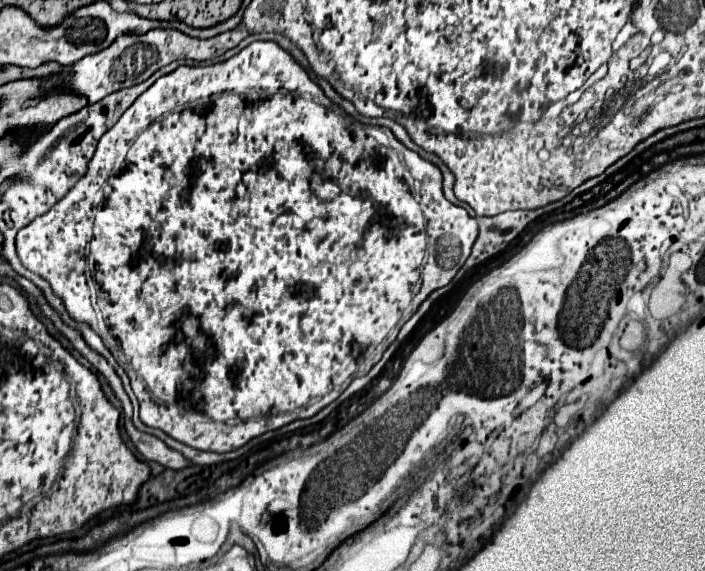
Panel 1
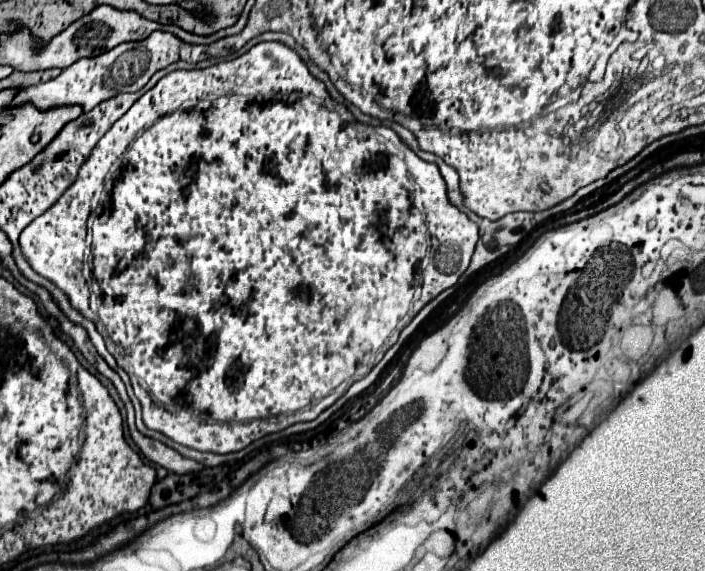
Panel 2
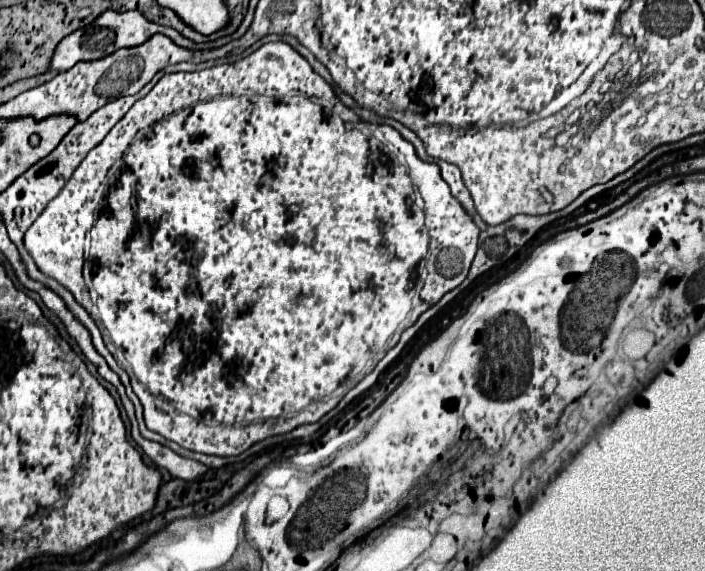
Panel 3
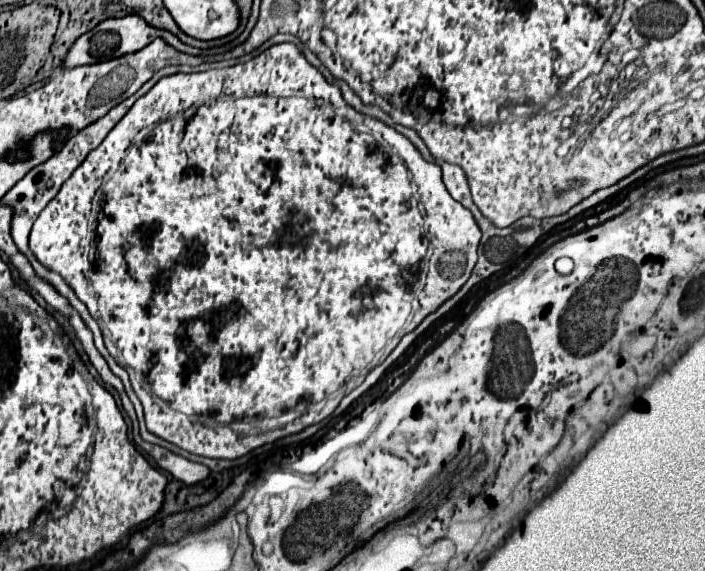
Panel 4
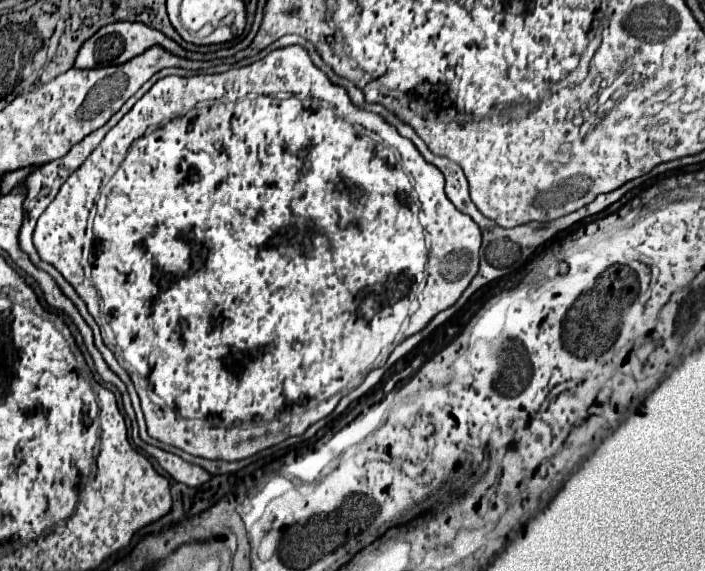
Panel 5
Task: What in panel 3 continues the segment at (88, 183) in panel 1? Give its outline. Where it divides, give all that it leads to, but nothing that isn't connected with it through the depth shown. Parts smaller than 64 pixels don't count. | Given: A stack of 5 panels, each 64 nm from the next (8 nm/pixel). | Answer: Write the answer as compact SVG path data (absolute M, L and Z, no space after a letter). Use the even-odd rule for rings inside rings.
M264 44L254 54L234 64L222 64L202 72L164 74L160 82L144 98L140 98L108 132L98 148L90 150L90 154L76 168L60 194L44 208L44 212L36 218L36 222L28 228L24 236L26 250L38 264L40 272L56 278L62 286L66 286L100 326L108 350L120 360L118 364L129 374L132 389L140 398L148 430L154 430L166 440L172 440L192 452L202 452L210 456L238 456L252 444L268 436L290 432L308 422L318 422L324 414L328 414L350 389L368 375L366 370L372 368L370 360L379 362L382 359L380 356L384 354L384 350L380 348L384 344L387 353L398 343L396 336L399 341L403 331L412 326L422 312L434 306L446 292L464 282L476 256L480 235L480 229L474 224L472 216L450 194L448 184L440 178L440 168L436 164L420 160L412 144L402 140L402 136L396 134L394 128L370 122L366 124L350 108L342 106L332 86L320 74L316 74L312 66L290 44Z

